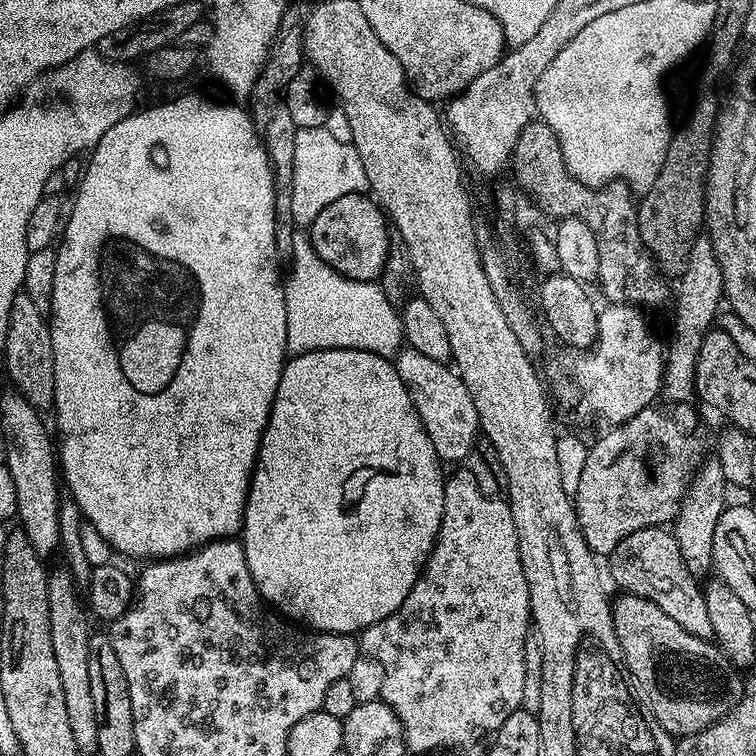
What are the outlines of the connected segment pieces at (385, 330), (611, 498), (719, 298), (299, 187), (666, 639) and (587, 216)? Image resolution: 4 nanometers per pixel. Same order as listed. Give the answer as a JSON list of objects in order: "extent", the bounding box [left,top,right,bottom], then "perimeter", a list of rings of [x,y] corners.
[{"extent":[284,231,405,357],"perimeter":[[[307,231],[292,233],[292,273],[284,284],[286,342],[292,354],[341,348],[366,350],[379,356],[395,357],[405,343],[397,305],[391,304],[379,283],[351,280],[337,272],[318,254]]]},{"extent":[574,406,704,554],"perimeter":[[[653,406],[634,414],[626,422],[609,427],[601,440],[591,441],[586,454],[586,467],[578,477],[578,490],[574,497],[576,517],[582,538],[593,554],[610,554],[634,530],[659,528],[673,523],[679,514],[680,504],[687,494],[690,477],[697,467],[704,444],[696,433],[696,412],[692,406],[672,406],[663,412]]]},{"extent":[662,234,724,404],"perimeter":[[[700,234],[690,251],[686,268],[679,275],[678,292],[674,294],[674,326],[672,340],[666,346],[664,362],[664,383],[662,394],[672,404],[686,404],[695,397],[697,354],[705,340],[705,334],[713,327],[723,301],[724,279],[718,264],[717,255],[714,254],[712,240],[706,234]]]},{"extent":[292,128,369,226],"perimeter":[[[297,128],[294,138],[294,178],[292,179],[292,222],[296,226],[310,226],[330,202],[346,198],[355,192],[369,191],[366,170],[358,150],[352,143],[336,142],[333,135],[323,128]]]},{"extent":[612,594,745,736],"perimeter":[[[627,594],[617,597],[612,605],[612,628],[624,655],[624,666],[647,711],[669,736],[693,736],[706,730],[745,695],[741,673],[715,643],[690,634],[690,630],[682,630],[670,614],[658,610],[658,606],[646,598]]]},{"extent":[511,118,670,309],"perimeter":[[[539,118],[525,126],[518,142],[512,147],[511,168],[516,175],[515,187],[521,193],[524,191],[526,195],[533,196],[546,215],[576,217],[593,231],[598,244],[596,280],[608,304],[630,304],[648,309],[667,300],[669,303],[670,290],[668,294],[665,277],[658,271],[656,260],[639,236],[637,197],[623,180],[613,180],[600,188],[591,188],[574,180],[566,170],[558,138],[550,126]]]}]

